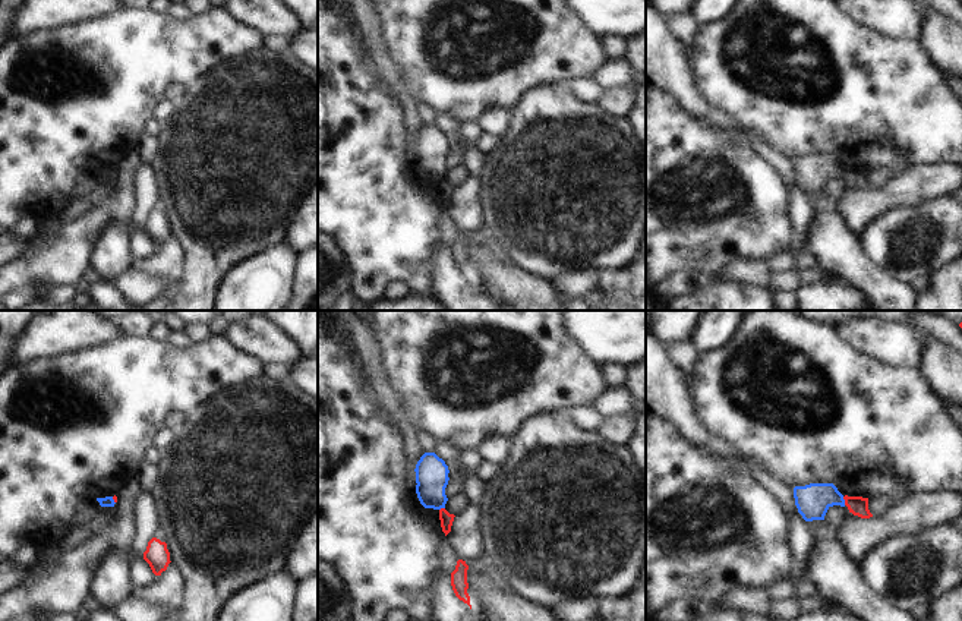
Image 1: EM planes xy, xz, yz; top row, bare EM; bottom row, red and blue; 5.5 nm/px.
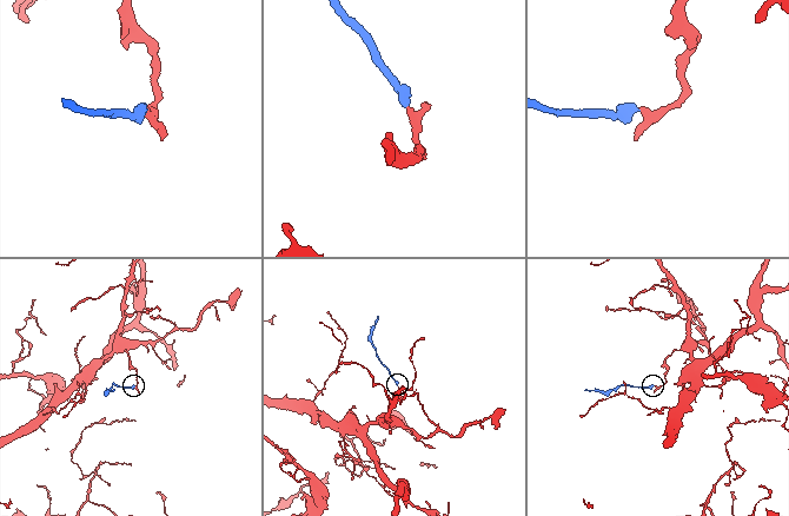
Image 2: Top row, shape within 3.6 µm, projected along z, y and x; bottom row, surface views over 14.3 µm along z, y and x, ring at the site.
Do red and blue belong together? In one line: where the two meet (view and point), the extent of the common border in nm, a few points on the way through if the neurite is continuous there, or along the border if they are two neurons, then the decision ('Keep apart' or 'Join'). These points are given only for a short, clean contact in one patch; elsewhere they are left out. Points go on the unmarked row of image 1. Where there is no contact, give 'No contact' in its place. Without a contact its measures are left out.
Touches red at yz (845, 173). Shared border 50 nm. Boundary: yz (842, 169), (845, 176). Keep apart

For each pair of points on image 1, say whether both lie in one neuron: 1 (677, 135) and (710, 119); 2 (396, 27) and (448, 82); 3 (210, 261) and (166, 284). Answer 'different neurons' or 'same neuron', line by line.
1: different neurons
2: same neuron
3: different neurons

